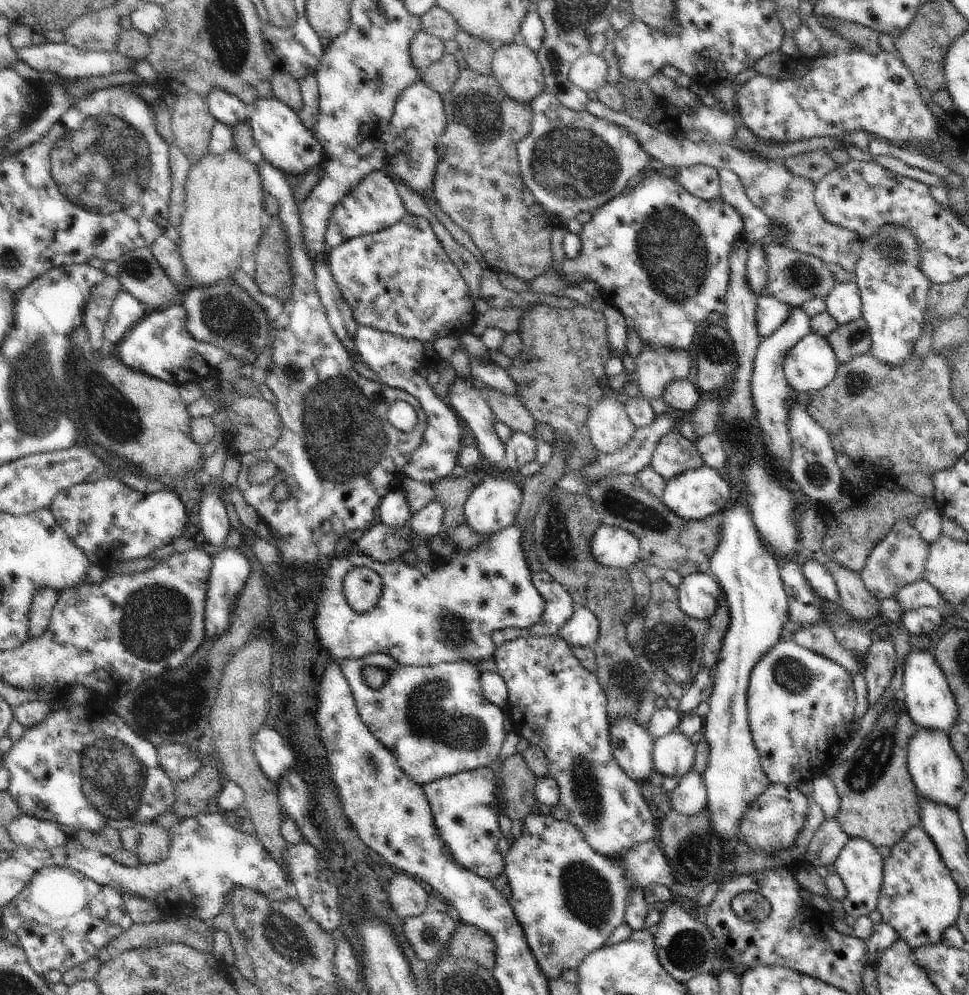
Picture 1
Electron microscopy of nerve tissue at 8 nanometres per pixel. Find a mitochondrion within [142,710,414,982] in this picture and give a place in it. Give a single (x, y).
(284, 936)

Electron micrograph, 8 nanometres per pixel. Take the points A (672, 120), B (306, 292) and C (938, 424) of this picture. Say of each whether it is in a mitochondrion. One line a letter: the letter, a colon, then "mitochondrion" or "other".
A: other
B: other
C: other

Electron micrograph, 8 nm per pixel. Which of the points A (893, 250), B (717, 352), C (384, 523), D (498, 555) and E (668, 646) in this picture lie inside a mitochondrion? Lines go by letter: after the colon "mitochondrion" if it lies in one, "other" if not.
A: mitochondrion
B: mitochondrion
C: other
D: other
E: mitochondrion

